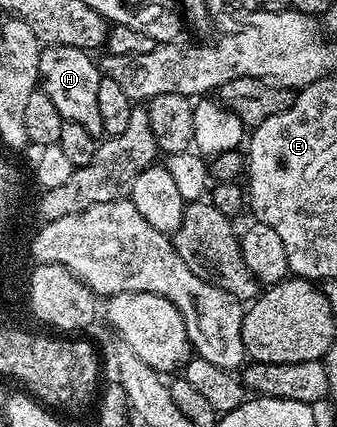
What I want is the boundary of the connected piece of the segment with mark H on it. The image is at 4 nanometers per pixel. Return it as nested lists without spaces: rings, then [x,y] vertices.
[[[43,45],[40,52],[38,85],[46,93],[48,100],[52,100],[52,104],[56,104],[63,122],[80,124],[86,131],[98,136],[102,134],[98,90],[100,80],[104,75],[99,63],[93,62],[90,58],[93,57],[80,48]]]

